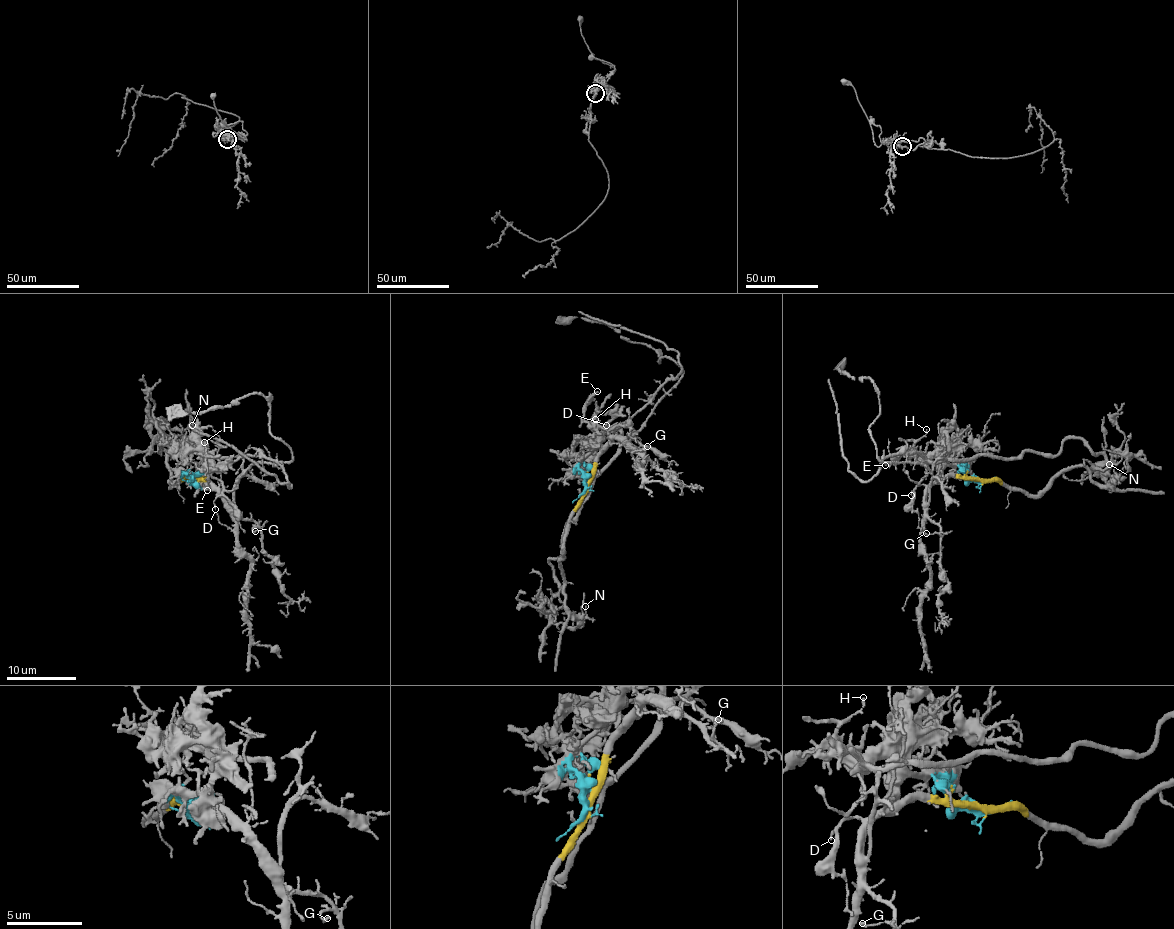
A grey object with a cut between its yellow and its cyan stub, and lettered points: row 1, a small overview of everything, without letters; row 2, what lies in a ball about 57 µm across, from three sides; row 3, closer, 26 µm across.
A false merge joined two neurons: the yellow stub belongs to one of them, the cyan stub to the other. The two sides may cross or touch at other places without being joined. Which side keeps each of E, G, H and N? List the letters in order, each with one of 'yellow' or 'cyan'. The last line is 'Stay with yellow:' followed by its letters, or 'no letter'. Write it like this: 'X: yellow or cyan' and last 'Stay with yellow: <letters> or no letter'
E: cyan
G: yellow
H: cyan
N: cyan
Stay with yellow: G

